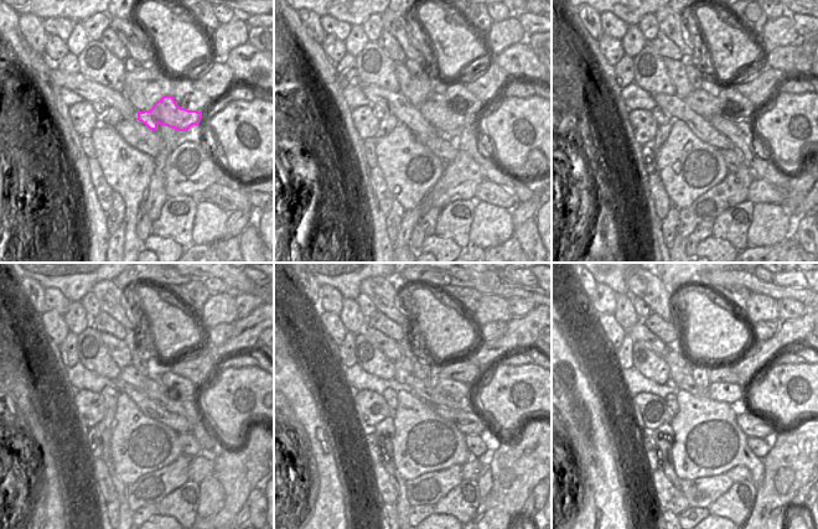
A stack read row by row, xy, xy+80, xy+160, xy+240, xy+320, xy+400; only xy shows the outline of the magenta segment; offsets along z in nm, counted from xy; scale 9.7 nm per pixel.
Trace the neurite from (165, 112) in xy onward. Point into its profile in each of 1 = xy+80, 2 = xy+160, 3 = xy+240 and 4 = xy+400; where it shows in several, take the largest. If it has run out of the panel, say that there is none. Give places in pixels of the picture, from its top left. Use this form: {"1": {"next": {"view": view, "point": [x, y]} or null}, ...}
{"1": {"next": {"view": "xy+80", "point": [435, 109]}}, "2": {"next": {"view": "xy+160", "point": [700, 102]}}, "3": {"next": {"view": "xy+240", "point": [129, 374]}}, "4": {"next": {"view": "xy+400", "point": [678, 363]}}}

